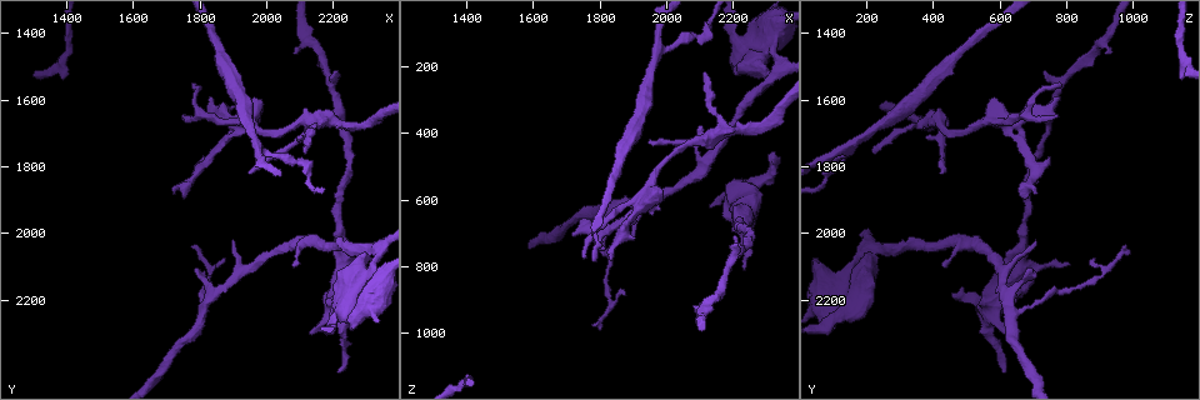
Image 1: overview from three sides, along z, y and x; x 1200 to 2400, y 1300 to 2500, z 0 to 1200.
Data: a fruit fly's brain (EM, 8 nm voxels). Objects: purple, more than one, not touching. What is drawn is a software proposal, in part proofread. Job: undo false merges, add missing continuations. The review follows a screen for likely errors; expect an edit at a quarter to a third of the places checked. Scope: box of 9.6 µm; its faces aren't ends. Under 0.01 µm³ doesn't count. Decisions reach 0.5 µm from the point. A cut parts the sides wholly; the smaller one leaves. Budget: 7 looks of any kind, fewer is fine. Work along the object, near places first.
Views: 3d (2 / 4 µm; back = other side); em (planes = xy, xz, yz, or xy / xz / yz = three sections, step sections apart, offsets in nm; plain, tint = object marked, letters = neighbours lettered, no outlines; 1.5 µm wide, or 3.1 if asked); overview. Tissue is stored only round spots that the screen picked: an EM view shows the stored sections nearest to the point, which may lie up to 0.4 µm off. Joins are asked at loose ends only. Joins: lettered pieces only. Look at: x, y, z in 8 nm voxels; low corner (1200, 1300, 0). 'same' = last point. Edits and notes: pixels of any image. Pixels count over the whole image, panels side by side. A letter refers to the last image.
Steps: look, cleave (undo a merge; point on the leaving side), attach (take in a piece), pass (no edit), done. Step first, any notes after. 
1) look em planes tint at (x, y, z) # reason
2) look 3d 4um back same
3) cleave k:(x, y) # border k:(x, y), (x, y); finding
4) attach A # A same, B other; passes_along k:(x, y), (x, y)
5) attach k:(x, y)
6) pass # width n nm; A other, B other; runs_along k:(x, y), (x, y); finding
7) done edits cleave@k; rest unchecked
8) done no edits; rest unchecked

look em planes tint at (1780, 2040, 980) # free end

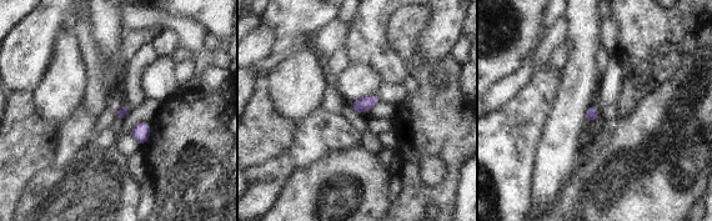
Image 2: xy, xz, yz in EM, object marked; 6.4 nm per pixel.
look em planes letters same # what lies round it

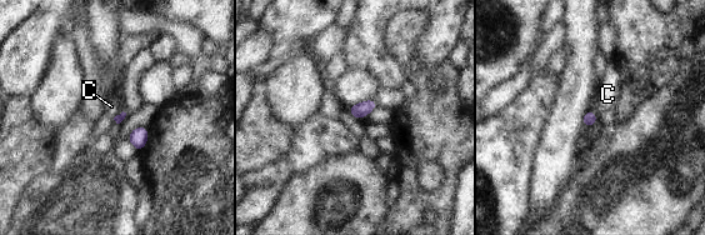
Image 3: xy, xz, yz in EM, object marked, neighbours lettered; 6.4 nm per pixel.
attach C # C same; passes_along 3:(589, 119), (593, 113), (608, 94); it goes on there

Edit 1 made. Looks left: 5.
look overview # redraw

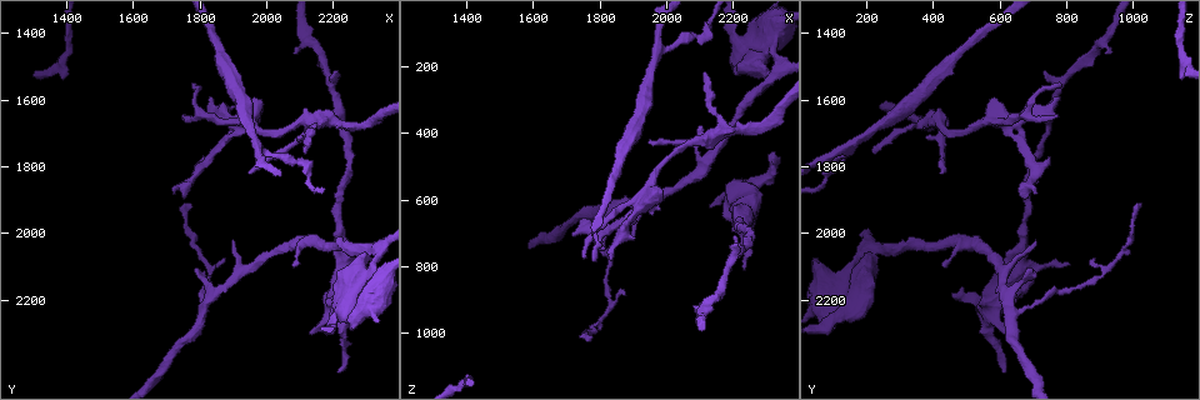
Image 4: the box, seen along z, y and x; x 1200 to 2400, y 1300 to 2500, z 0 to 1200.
look em planes letters at (2330, 2180, 450) # an open end

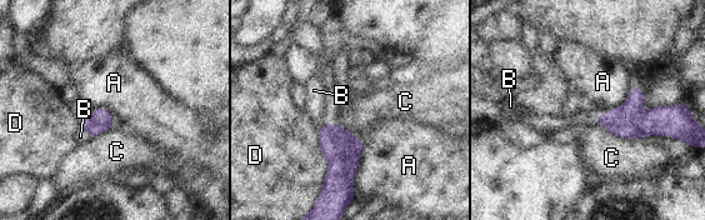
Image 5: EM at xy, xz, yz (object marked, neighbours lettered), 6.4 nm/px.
attach B # longest_contact D 400 nm; A other, B same, C other, D other; the cell continues

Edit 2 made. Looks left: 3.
look 3d 2um at (1720, 1880, 700) # free end

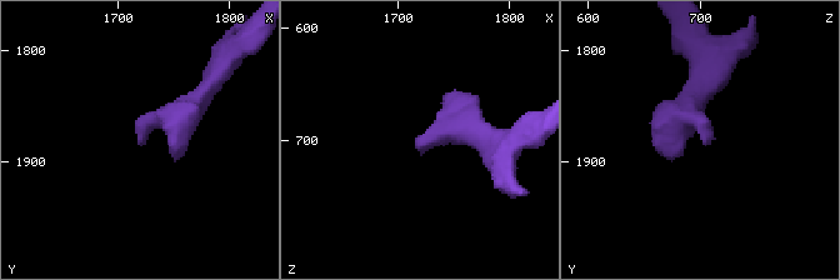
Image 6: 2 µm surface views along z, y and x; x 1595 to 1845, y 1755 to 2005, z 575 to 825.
look em xy step 4 tint at (1720, 1884, 706)

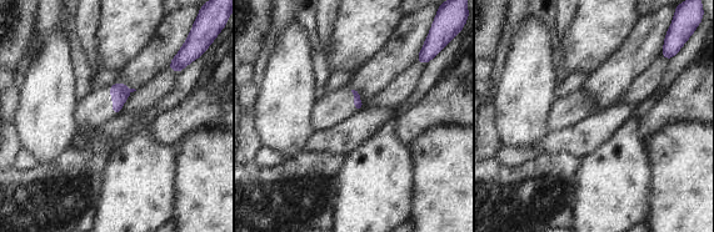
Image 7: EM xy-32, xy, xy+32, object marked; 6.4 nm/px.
look em planes letters same

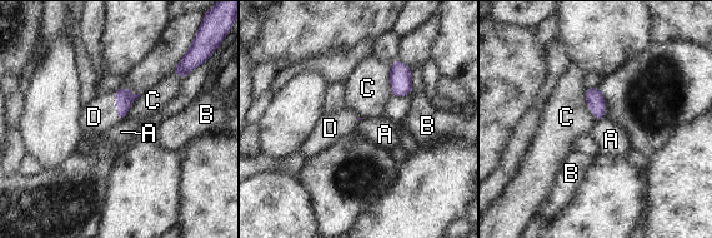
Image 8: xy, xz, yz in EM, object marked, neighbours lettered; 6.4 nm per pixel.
attach D # A other, B other, C other, D same; the cell continues

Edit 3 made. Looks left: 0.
done edits attach@3, attach@5, attach@8; rest unchecked

